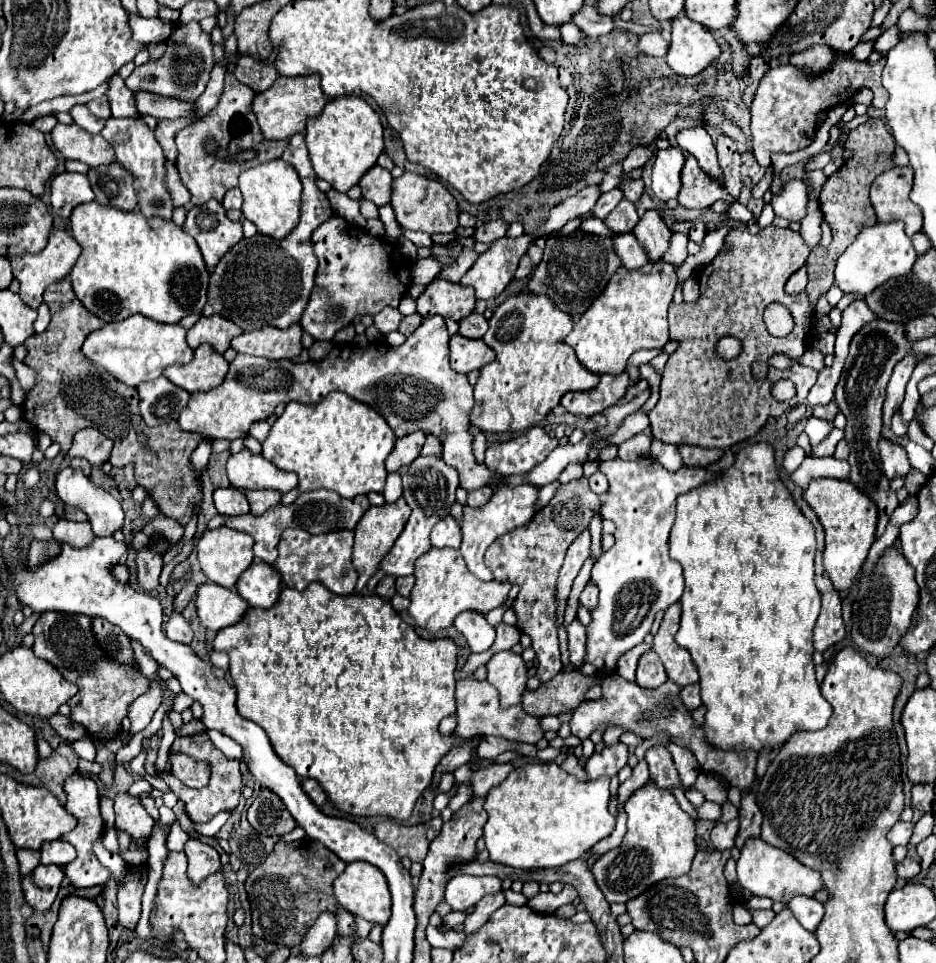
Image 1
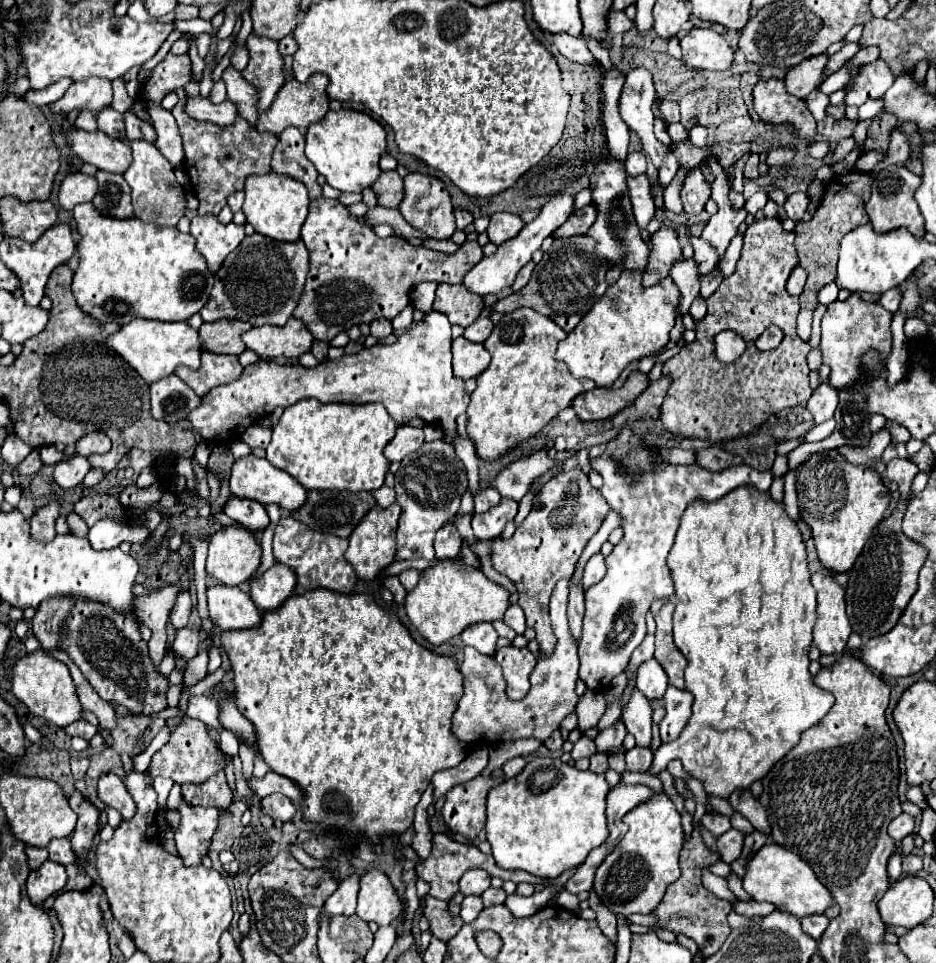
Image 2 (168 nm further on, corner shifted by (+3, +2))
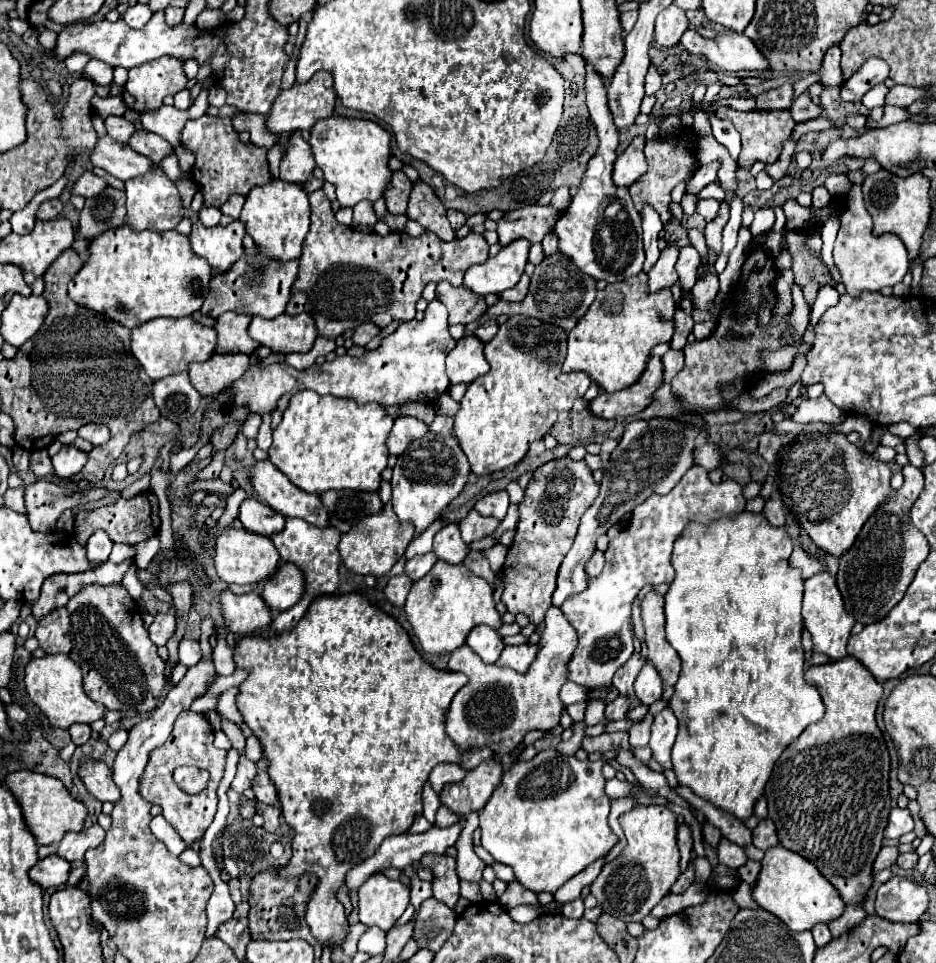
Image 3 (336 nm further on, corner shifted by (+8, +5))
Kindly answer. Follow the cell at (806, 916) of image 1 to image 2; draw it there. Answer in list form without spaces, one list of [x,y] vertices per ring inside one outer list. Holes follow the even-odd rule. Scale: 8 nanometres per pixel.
[[[807,915],[801,919],[801,925],[803,925],[803,931],[815,939],[819,939],[823,935],[823,931],[827,929],[829,925],[829,919],[825,915]]]

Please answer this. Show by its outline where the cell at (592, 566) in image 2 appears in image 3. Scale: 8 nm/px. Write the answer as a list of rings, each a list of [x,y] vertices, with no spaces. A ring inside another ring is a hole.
[[[596,550],[592,554],[592,558],[586,562],[586,574],[588,576],[598,576],[602,572],[602,566],[604,566],[604,554],[600,550]]]

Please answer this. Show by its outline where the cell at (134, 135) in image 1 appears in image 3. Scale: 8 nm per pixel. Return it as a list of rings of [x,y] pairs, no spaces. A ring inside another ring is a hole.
[[[156,168],[140,178],[128,180],[126,184],[126,210],[128,210],[128,226],[134,232],[142,232],[142,230],[152,230],[152,232],[166,232],[166,230],[174,230],[178,226],[178,222],[184,218],[184,208],[182,208],[182,200],[180,194],[176,190],[176,184],[172,180],[168,180],[168,176]]]

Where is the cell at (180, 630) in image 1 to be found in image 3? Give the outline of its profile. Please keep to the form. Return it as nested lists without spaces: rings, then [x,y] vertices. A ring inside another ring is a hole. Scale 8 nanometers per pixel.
[[[182,640],[180,646],[178,646],[178,656],[180,656],[180,662],[184,666],[194,666],[196,662],[202,660],[202,650],[200,650],[200,644],[196,640]]]

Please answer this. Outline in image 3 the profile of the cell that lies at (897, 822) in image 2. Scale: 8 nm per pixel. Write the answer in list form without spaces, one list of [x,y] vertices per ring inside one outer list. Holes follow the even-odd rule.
[[[892,808],[884,836],[886,838],[900,838],[902,834],[912,832],[912,828],[914,828],[914,822],[912,822],[910,812],[902,810],[902,808]]]

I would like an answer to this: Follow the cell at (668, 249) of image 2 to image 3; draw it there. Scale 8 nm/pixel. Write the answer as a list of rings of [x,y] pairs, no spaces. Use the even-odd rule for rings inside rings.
[[[668,246],[666,250],[662,250],[656,266],[648,272],[648,284],[650,284],[650,290],[656,292],[656,290],[664,290],[664,288],[672,288],[678,278],[676,278],[676,258],[678,258],[678,248],[674,246]]]

